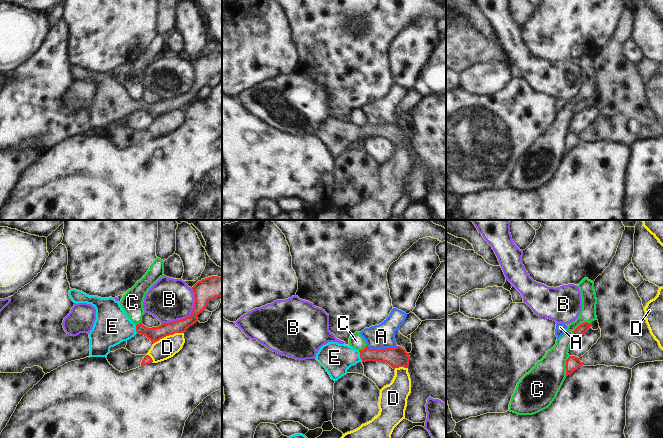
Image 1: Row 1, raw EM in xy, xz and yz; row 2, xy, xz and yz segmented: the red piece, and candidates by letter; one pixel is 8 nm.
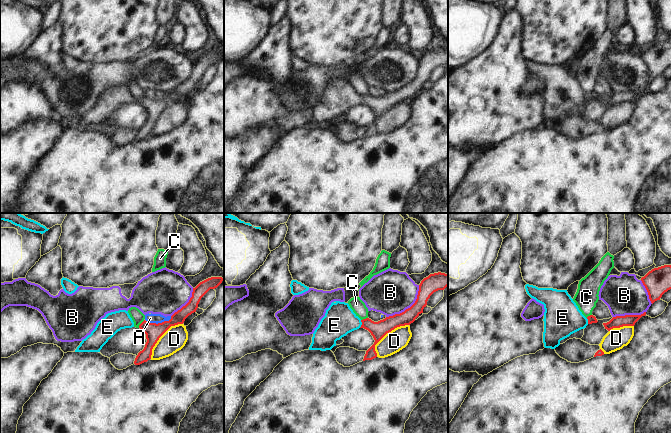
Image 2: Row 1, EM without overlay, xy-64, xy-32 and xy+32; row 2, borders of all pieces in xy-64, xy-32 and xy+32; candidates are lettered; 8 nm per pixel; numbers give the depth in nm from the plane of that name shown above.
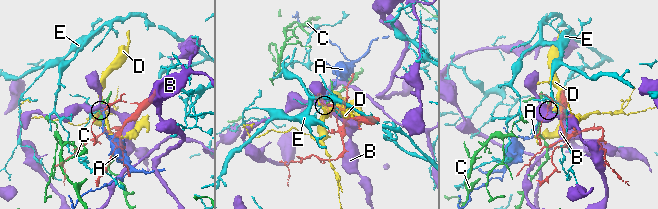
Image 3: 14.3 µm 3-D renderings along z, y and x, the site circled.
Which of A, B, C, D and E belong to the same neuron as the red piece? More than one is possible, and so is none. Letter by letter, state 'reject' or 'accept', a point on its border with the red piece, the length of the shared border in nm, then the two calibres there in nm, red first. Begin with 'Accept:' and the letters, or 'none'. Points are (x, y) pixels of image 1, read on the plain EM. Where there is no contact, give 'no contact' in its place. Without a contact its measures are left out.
Accept: E
A: reject; meets red in xz at (382, 125); contact 240 nm long; 160 nm thick on the red side, 200 nm on the other
B: reject; meets red in xy at (189, 91); contact 380 nm long; 180 nm thick on the red side, 340 nm on the other
C: reject; meets red in yz at (578, 102); contact 200 nm long; 80 nm thick on the red side, 130 nm on the other
D: reject; meets red in xy at (168, 111); contact 260 nm long; 110 nm thick on the red side, 170 nm on the other
E: accept; meets red in xz at (360, 132); contact 90 nm long; 130 nm thick on the red side, 240 nm on the other

